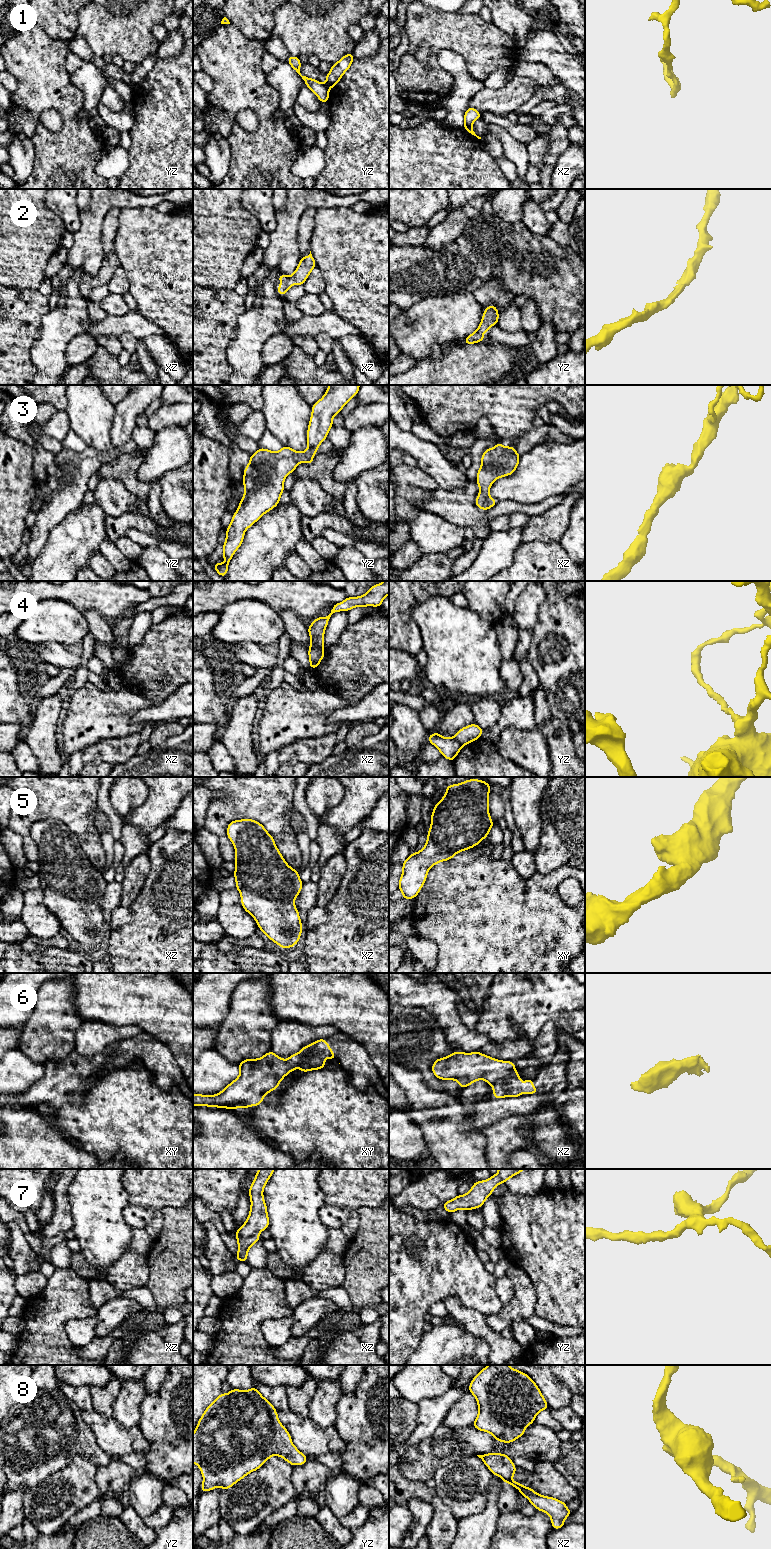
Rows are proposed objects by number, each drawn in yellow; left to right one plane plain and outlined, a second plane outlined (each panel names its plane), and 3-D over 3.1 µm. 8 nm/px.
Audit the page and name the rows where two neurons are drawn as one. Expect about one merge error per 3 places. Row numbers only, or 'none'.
1, 4, 6

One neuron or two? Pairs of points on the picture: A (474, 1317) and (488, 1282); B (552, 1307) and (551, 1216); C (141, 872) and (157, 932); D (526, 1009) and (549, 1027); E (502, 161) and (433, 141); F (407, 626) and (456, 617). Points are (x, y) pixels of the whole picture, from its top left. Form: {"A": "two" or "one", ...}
{"A": "two", "B": "one", "C": "two", "D": "two", "E": "two", "F": "two"}

